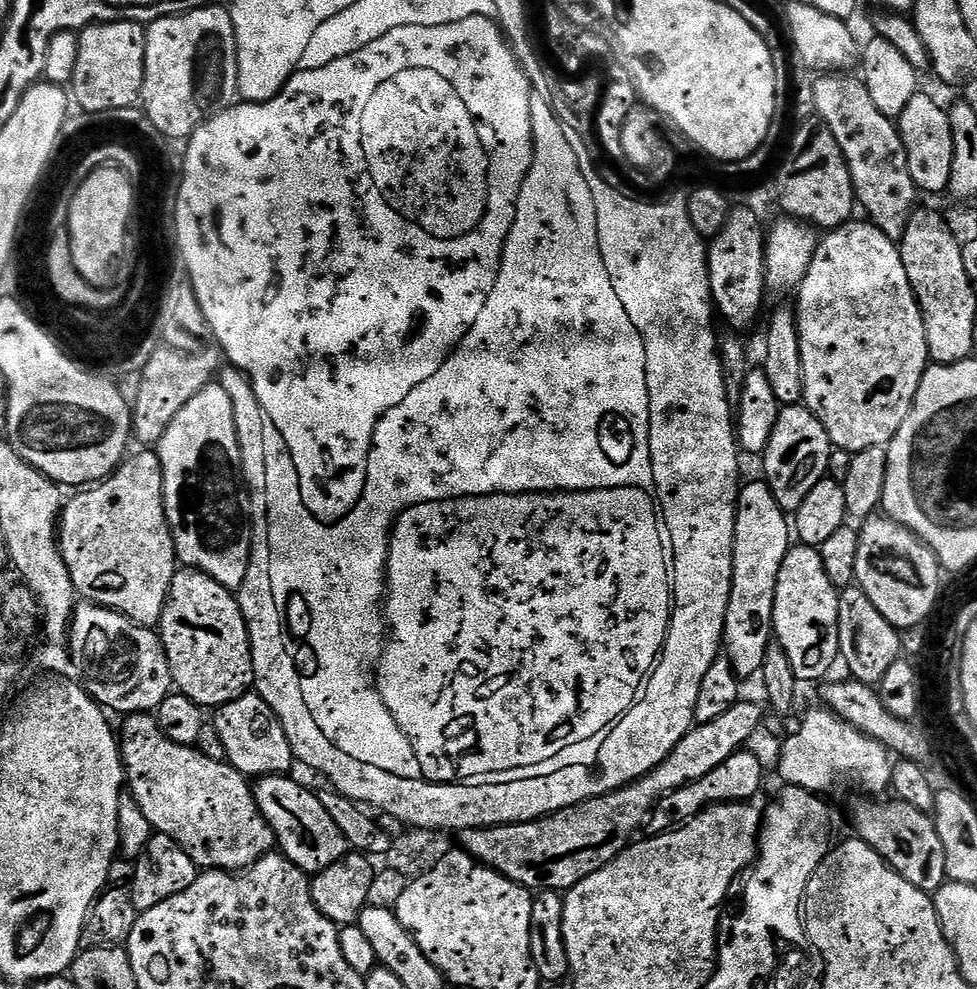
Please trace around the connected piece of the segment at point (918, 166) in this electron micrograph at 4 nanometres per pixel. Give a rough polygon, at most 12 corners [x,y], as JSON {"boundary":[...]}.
{"boundary":[[934,97],[898,118],[921,193],[947,193],[952,131]]}

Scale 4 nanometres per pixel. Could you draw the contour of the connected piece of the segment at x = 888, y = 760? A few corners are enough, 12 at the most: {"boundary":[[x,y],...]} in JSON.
{"boundary":[[823,706],[780,748],[780,776],[817,794],[840,778],[892,787],[893,757]]}

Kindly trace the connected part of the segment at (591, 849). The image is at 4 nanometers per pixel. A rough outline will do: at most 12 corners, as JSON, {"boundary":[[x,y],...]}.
{"boundary":[[765,705],[696,724],[658,767],[459,847],[526,889],[567,893],[633,843],[662,797],[741,751]]}

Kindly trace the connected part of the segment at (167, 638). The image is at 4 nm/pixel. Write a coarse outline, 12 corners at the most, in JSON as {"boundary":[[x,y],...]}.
{"boundary":[[181,567],[158,635],[175,691],[205,710],[256,675],[239,599]]}

